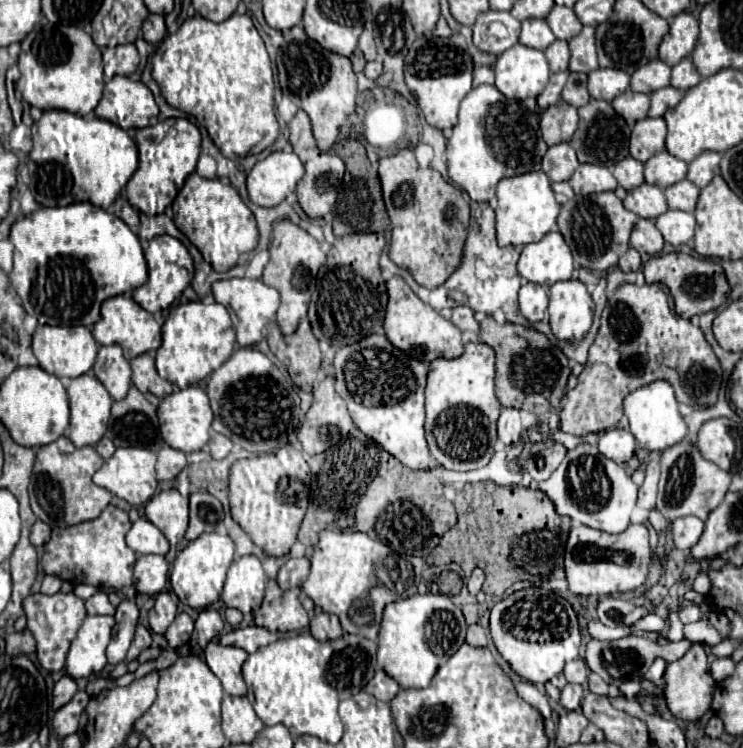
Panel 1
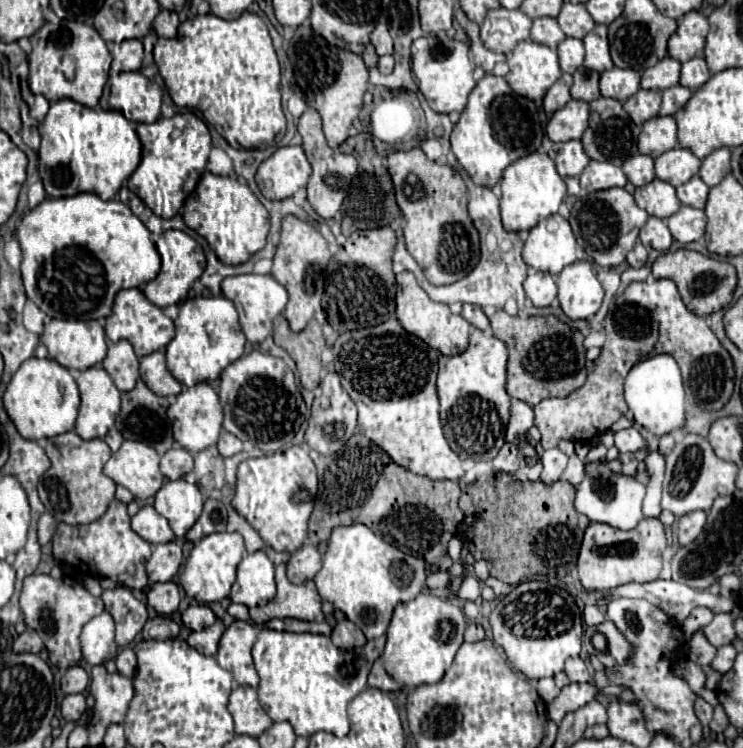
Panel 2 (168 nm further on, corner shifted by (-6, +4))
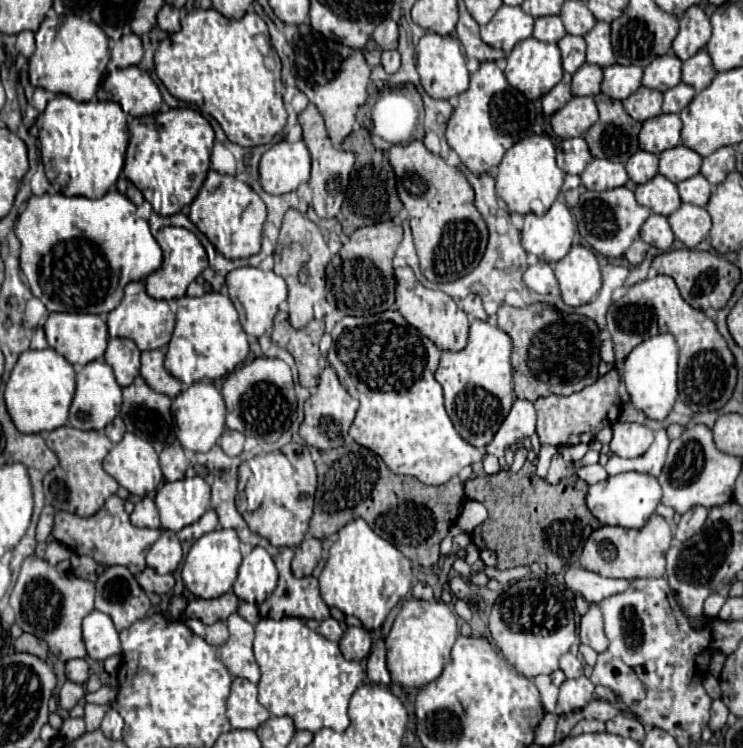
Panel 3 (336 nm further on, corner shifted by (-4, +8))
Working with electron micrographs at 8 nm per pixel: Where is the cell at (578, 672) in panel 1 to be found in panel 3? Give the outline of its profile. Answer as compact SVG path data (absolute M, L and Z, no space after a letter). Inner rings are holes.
M567 652L567 654L561 656L561 670L565 672L567 678L579 678L583 674L583 664L577 656Z

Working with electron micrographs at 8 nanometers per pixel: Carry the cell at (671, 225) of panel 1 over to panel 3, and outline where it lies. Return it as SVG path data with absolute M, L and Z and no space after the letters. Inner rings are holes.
M681 204L681 208L669 216L669 224L677 240L681 240L689 248L695 248L709 234L711 216L701 206Z

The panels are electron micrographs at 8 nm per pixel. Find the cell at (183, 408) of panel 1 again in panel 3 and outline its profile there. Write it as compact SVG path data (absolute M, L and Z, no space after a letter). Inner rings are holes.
M211 380L191 384L173 400L173 414L177 422L177 440L181 442L185 456L191 464L189 454L207 454L211 448L219 446L223 430L227 430L227 407L221 390L217 390Z

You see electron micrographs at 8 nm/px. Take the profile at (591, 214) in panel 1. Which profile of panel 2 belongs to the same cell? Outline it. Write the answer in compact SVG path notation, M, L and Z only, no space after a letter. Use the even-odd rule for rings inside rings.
M607 188L593 194L583 194L571 208L569 224L577 238L577 244L599 266L619 266L625 262L625 254L635 246L641 226L649 214L641 210L633 196L625 188Z

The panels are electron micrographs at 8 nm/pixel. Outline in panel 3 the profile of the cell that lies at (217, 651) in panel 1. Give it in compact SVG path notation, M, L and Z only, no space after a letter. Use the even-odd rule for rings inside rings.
M239 614L227 618L229 640L221 646L219 658L231 672L231 676L241 676L251 682L259 682L259 666L253 656L253 624L249 624Z

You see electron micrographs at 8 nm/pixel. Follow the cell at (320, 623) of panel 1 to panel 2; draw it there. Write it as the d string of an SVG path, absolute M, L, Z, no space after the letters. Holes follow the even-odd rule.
M345 618L345 620L339 620L333 626L333 630L331 630L331 642L335 642L335 646L339 646L339 648L349 650L349 648L363 646L367 640L365 640L363 632L353 622L349 622Z

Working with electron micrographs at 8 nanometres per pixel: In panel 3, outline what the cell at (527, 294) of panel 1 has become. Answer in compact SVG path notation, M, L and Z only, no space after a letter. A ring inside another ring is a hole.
M535 262L533 266L529 266L523 274L523 280L537 294L549 294L557 288L557 278L553 274L551 264L547 262Z

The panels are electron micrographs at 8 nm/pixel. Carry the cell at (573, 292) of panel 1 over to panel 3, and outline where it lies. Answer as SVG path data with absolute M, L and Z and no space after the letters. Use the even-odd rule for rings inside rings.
M571 246L569 254L555 264L563 302L569 306L587 304L601 290L601 272L595 254L583 246Z

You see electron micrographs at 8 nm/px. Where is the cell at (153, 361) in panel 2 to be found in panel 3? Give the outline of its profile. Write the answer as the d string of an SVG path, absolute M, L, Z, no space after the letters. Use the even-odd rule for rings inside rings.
M163 350L141 352L141 378L145 378L145 382L149 382L149 386L153 386L153 390L175 398L183 390L183 382L173 378L165 370L163 360L165 360Z

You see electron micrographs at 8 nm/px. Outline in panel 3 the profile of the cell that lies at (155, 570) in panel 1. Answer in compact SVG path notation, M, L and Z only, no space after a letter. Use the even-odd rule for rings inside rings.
M165 530L147 552L147 566L159 574L171 574L183 558L182 546L175 532Z

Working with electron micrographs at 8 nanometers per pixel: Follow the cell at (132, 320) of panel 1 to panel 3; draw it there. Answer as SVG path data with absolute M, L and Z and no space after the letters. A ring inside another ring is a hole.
M131 282L125 286L125 296L121 304L107 315L107 327L110 337L131 338L139 350L165 348L175 328L175 314L169 310L165 300L155 300L145 292L143 282Z

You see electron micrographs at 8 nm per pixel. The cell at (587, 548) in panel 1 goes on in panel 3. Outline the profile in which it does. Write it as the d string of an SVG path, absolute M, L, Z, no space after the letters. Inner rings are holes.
M653 514L649 522L639 528L639 530L627 530L619 526L601 526L595 530L579 558L579 564L585 570L597 572L607 578L625 578L625 580L635 580L635 578L661 578L665 572L665 554L669 550L673 532L667 520L659 514Z

